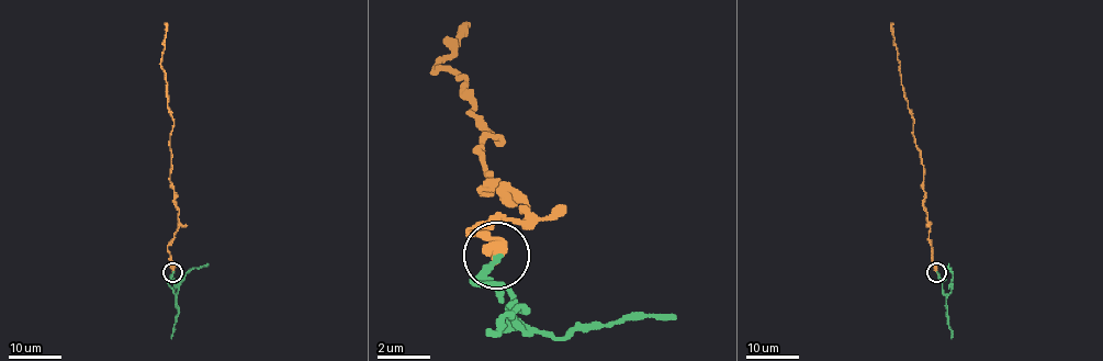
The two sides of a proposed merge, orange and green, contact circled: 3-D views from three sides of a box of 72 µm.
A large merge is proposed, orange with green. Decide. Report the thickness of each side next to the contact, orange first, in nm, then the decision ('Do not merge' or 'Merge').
Thickness 300 nm (orange) against 240 nm. Merge

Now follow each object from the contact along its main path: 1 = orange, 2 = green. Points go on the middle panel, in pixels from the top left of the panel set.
1: (494, 257), (468, 230), (528, 204), (481, 191), (502, 144), (468, 78), (435, 70), (468, 24)
2: (494, 257), (474, 283), (494, 283), (521, 330), (561, 337), (594, 324), (674, 317)

